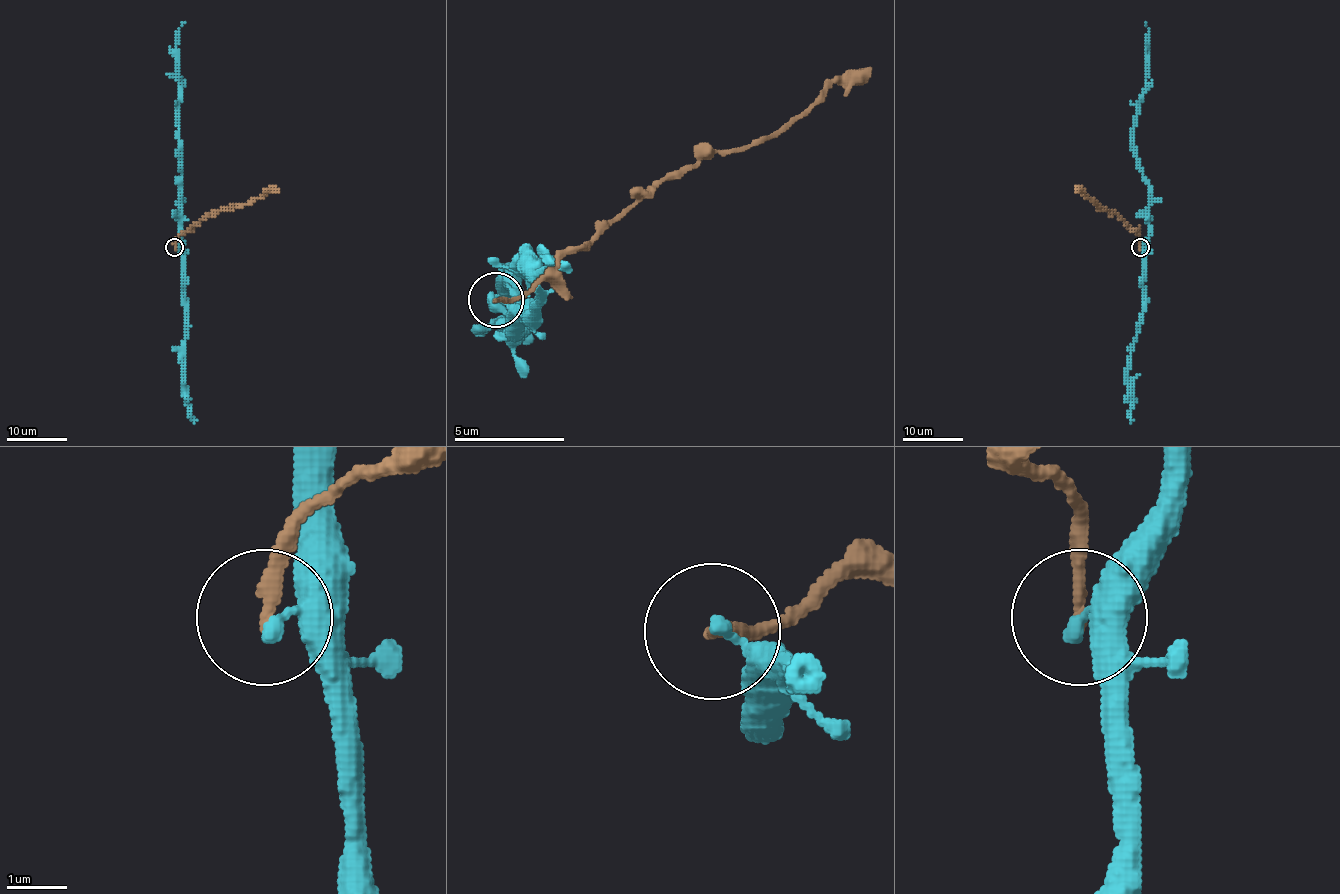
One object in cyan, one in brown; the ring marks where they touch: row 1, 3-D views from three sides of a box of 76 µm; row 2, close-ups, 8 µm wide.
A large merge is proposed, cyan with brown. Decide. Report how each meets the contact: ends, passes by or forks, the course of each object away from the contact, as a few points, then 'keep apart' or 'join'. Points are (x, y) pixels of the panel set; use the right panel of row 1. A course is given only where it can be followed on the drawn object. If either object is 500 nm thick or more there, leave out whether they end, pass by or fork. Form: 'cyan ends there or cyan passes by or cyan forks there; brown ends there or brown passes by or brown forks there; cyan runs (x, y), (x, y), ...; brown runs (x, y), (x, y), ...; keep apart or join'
cyan ends there; brown ends there; cyan runs (1140, 248), (1149, 231), (1151, 185), (1139, 164), (1133, 140), (1137, 103), (1146, 76), (1148, 29), (1145, 23); brown runs (1140, 248), (1140, 237), (1117, 214), (1104, 210), (1076, 188); keep apart

